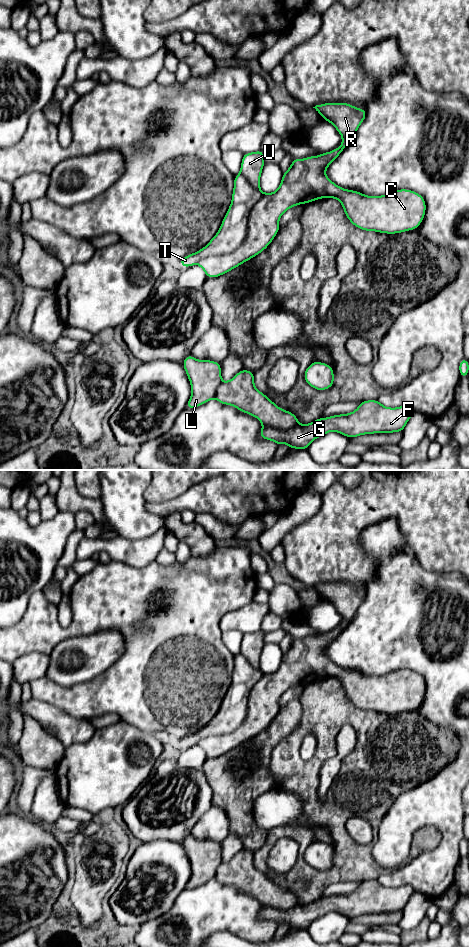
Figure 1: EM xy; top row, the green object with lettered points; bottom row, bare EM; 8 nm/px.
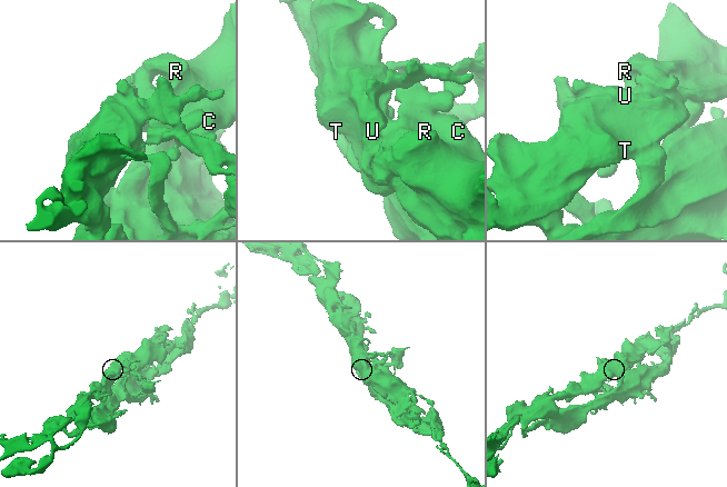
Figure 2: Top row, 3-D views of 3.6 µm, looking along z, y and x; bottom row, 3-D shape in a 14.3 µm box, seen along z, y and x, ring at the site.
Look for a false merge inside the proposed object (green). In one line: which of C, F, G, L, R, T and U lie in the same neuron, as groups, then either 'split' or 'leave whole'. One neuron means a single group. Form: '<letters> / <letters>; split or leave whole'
C F G L R T U; leave whole

